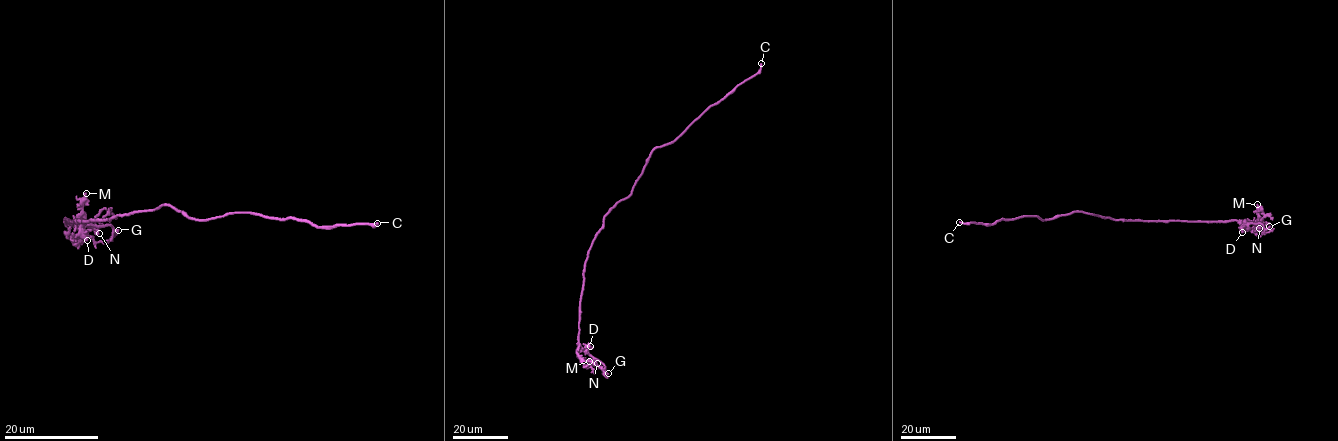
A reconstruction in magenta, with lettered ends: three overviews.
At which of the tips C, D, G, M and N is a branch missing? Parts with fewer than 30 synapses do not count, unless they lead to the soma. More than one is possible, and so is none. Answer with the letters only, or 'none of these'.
G

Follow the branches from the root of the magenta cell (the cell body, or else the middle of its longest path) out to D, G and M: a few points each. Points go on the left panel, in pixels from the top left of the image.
D: (138, 211), (117, 214), (111, 219), (67, 220), (80, 223), (87, 240)
G: (138, 211), (117, 214), (111, 219), (67, 220), (81, 221), (82, 225), (110, 225), (113, 234), (118, 230)
M: (138, 211), (117, 214), (111, 219), (66, 220), (67, 223), (77, 220), (86, 193)

